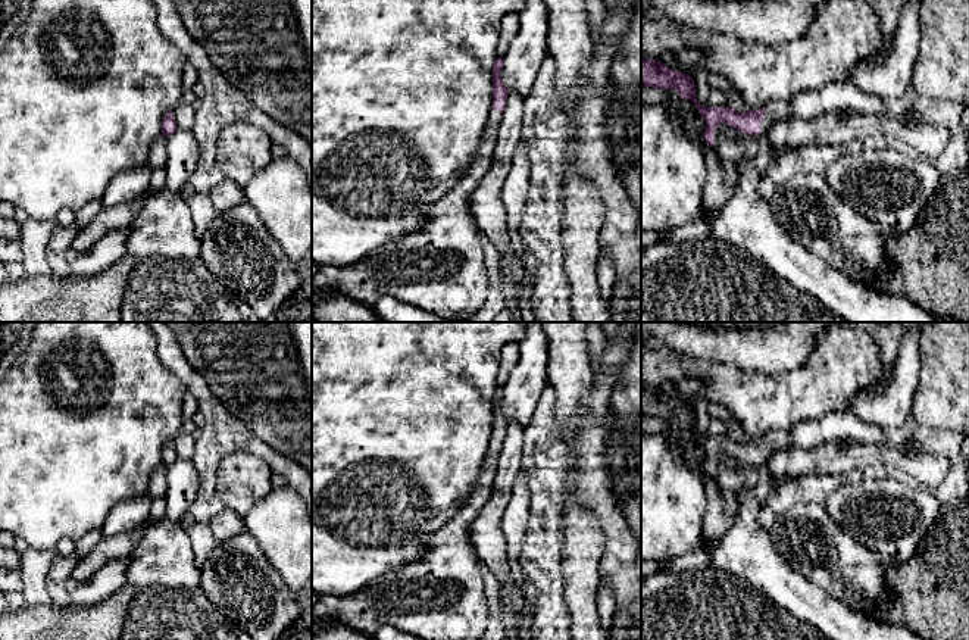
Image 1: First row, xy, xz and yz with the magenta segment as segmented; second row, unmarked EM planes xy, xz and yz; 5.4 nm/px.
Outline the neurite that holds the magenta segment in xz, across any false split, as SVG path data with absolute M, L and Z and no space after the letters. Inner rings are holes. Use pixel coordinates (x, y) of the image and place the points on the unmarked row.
M497 387L493 396L491 440L482 469L472 494L459 512L438 533L429 536L425 553L418 561L390 569L351 596L319 596L312 608L312 633L321 624L335 622L369 637L373 637L382 625L394 627L422 640L478 640L484 634L488 606L481 577L482 562L471 543L471 525L494 491L498 455L509 425L500 405L501 397L503 388Z

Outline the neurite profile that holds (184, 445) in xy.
M179 433L172 438L174 447L176 450L176 458L181 461L191 459L196 450L196 438L191 434Z

